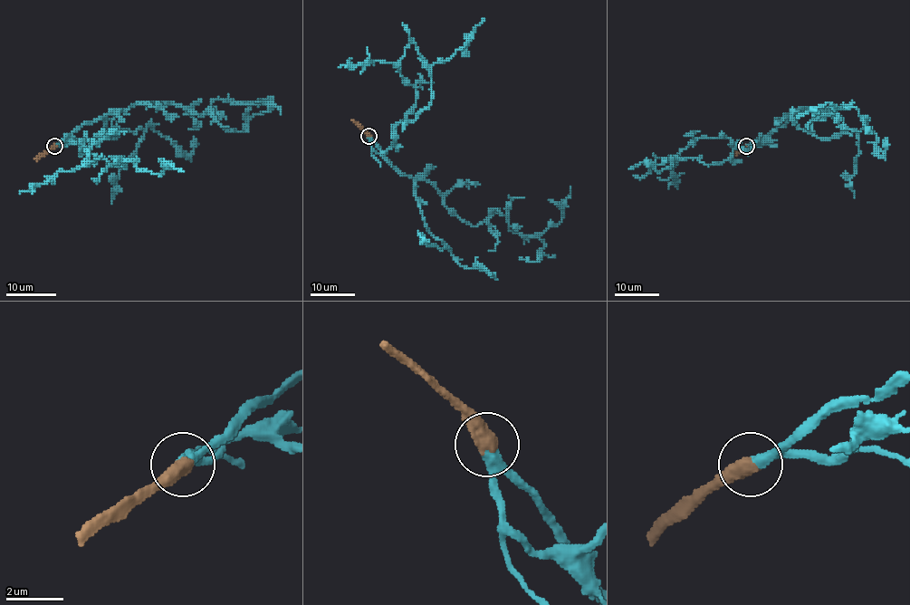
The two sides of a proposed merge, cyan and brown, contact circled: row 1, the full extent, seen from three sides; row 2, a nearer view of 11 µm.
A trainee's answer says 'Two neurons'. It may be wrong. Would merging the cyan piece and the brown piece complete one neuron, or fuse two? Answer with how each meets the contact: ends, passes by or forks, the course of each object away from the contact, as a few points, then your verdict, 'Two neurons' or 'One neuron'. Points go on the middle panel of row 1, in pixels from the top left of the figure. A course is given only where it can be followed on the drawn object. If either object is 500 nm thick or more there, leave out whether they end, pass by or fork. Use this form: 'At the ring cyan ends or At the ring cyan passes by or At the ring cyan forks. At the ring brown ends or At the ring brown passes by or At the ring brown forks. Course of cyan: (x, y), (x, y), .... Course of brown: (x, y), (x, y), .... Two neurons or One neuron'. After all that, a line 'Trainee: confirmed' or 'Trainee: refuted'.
Course of cyan: (368, 136), (402, 174), (430, 181), (473, 225), (495, 207), (513, 232), (541, 235), (560, 220), (569, 186). Course of brown: (368, 136), (352, 120). One neuron
Trainee: refuted

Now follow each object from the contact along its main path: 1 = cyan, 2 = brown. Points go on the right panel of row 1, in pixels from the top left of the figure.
1: (746, 146), (799, 110), (836, 109), (818, 117), (822, 120), (842, 104), (846, 109), (825, 103), (796, 119)
2: (746, 146), (731, 157)

